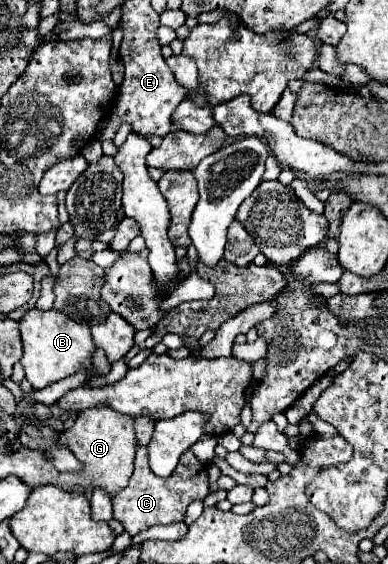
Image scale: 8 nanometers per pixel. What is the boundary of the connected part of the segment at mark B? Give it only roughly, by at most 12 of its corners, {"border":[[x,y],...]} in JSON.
{"border":[[61,311],[19,319],[21,365],[43,389],[91,369],[89,327]]}

